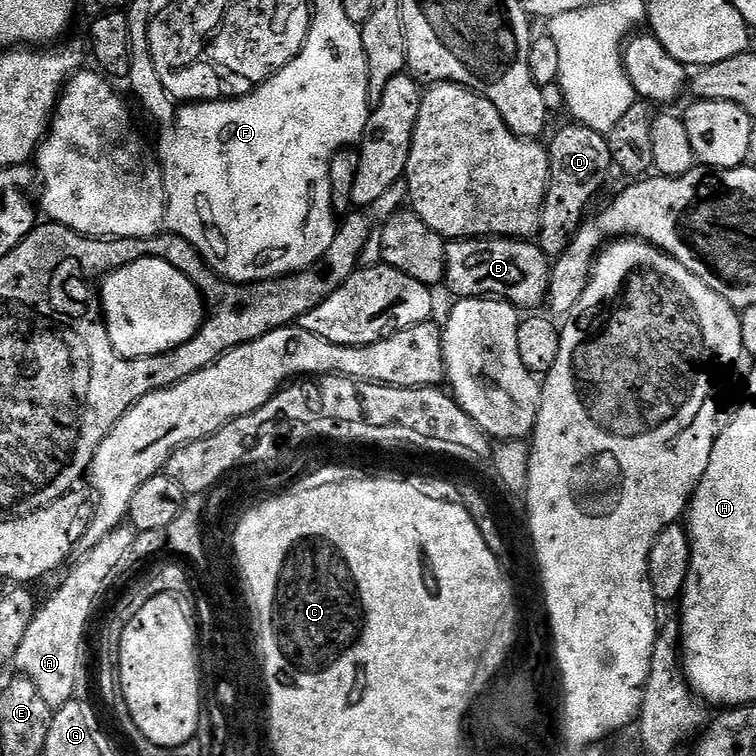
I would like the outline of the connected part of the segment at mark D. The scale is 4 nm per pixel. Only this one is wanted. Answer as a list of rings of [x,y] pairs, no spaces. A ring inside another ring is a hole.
[[[568,122],[568,125],[553,138],[552,144],[547,145],[547,150],[550,158],[550,182],[548,183],[548,193],[544,199],[544,209],[540,212],[538,243],[545,256],[555,258],[561,256],[570,246],[574,234],[586,219],[584,211],[591,206],[592,199],[599,194],[600,187],[607,182],[608,171],[613,171],[614,165],[607,135],[598,130],[590,130],[585,124]]]

